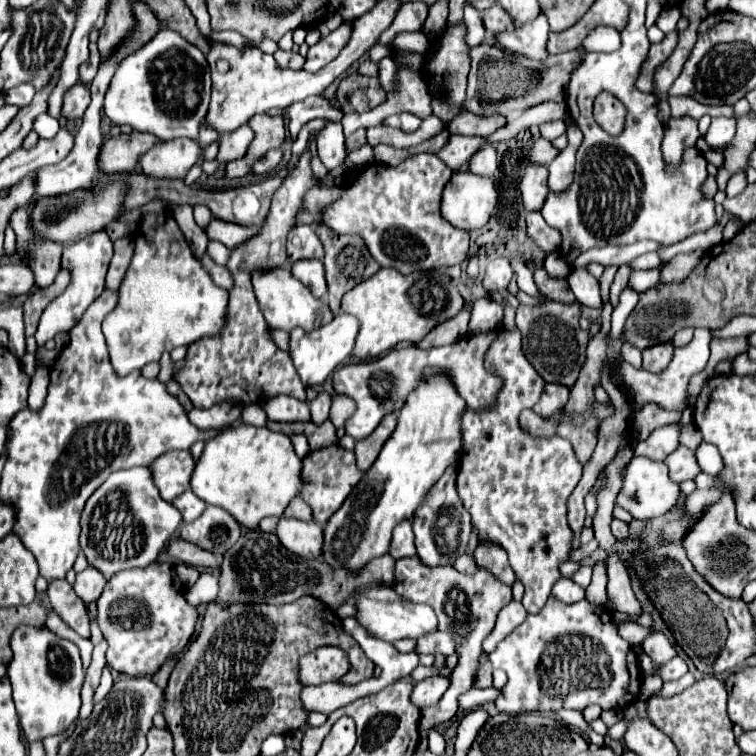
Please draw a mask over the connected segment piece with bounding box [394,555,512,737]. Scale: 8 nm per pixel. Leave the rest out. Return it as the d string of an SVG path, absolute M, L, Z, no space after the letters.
M406 557L396 561L396 579L394 579L394 591L412 601L412 603L426 603L430 605L440 621L440 631L454 633L456 637L456 651L460 655L458 665L452 673L452 683L438 705L422 709L420 717L420 735L426 737L426 731L430 727L436 727L438 723L450 721L458 709L458 695L468 691L474 683L474 675L480 667L482 657L482 641L492 633L496 617L504 605L512 601L512 589L498 581L488 569L478 567L474 575L462 575L452 565L438 565L428 567L420 561L420 557Z

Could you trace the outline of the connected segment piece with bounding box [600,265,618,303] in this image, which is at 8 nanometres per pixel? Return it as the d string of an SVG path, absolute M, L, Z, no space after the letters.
M606 267L604 269L604 273L602 273L602 277L600 277L600 291L602 291L602 301L604 303L608 303L608 291L610 291L610 285L612 285L612 281L614 281L614 273L618 271L618 267Z

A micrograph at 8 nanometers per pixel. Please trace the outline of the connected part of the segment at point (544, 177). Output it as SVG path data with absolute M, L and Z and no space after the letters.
M528 165L520 181L520 191L524 209L540 211L548 195L548 169L542 165Z

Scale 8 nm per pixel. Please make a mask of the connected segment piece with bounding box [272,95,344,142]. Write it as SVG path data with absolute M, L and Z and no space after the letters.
M314 95L314 97L306 97L304 101L298 101L294 105L290 105L288 111L280 111L280 109L272 109L278 115L286 115L288 113L288 129L292 142L298 137L300 129L312 121L312 119L330 119L330 121L340 121L344 117L340 105L336 105L334 101L322 97L322 95Z

